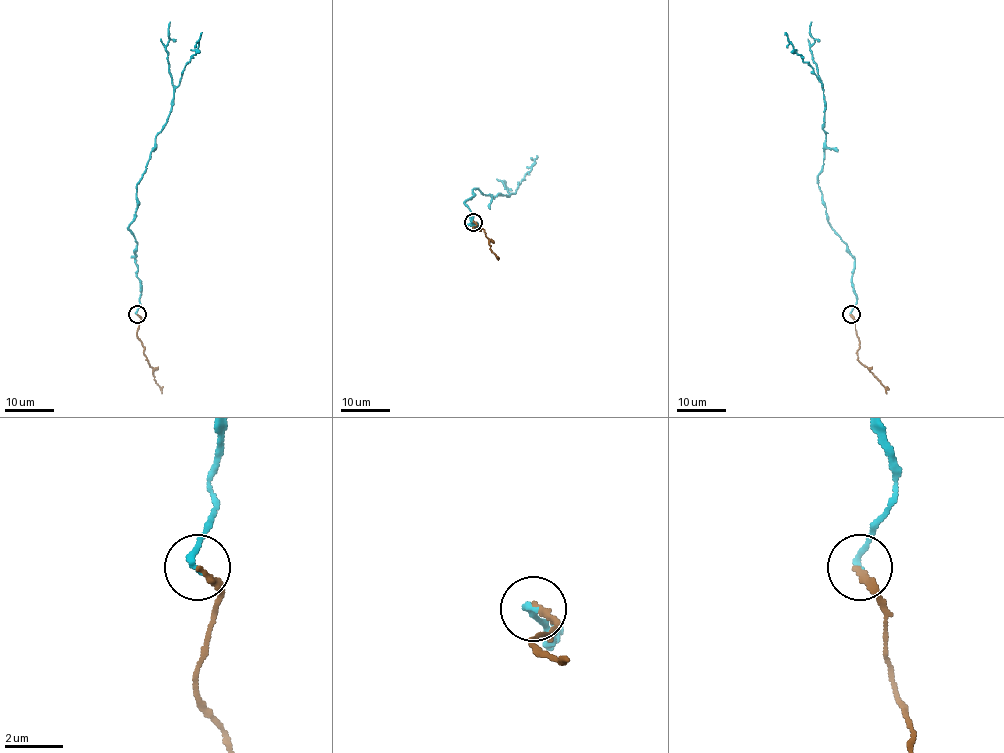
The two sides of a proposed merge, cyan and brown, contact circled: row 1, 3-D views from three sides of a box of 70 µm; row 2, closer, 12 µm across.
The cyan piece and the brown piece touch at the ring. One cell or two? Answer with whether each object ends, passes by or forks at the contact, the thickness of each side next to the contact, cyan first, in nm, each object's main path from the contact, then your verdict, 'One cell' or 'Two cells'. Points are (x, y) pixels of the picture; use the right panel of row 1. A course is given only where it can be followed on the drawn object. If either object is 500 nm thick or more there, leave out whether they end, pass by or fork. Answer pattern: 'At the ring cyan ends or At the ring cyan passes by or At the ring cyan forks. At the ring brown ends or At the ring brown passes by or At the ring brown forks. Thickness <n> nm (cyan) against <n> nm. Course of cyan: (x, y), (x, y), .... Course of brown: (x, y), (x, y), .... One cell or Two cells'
At the ring cyan ends. At the ring brown ends. Thickness 200 nm (cyan) against 200 nm. Course of cyan: (850, 314), (857, 301), (852, 279), (854, 258), (827, 220), (818, 176), (826, 136), (823, 85), (785, 32). Course of brown: (850, 314), (859, 340), (858, 360), (886, 393). One cell

